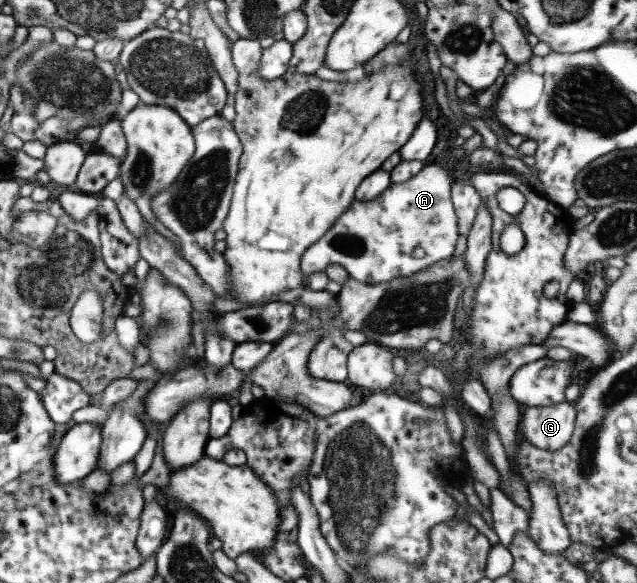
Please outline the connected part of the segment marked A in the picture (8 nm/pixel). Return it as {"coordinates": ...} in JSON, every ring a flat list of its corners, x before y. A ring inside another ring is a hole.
{"coordinates":[[426,163,425,167,409,181,400,184,390,183,376,199,355,200,336,220,336,224,303,253,301,270,307,275,325,271,330,263,338,263,352,279,366,285,378,285,392,281,396,277,410,277,437,261,451,257,459,237,456,211,451,201,451,188,454,182,455,179,450,177,446,168]]}

